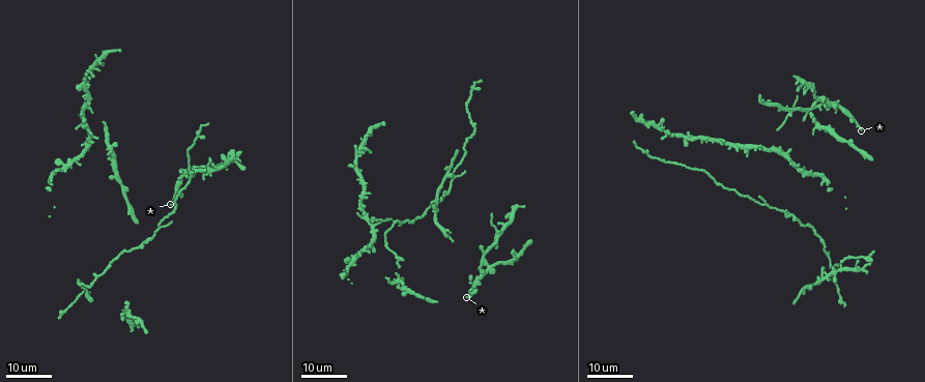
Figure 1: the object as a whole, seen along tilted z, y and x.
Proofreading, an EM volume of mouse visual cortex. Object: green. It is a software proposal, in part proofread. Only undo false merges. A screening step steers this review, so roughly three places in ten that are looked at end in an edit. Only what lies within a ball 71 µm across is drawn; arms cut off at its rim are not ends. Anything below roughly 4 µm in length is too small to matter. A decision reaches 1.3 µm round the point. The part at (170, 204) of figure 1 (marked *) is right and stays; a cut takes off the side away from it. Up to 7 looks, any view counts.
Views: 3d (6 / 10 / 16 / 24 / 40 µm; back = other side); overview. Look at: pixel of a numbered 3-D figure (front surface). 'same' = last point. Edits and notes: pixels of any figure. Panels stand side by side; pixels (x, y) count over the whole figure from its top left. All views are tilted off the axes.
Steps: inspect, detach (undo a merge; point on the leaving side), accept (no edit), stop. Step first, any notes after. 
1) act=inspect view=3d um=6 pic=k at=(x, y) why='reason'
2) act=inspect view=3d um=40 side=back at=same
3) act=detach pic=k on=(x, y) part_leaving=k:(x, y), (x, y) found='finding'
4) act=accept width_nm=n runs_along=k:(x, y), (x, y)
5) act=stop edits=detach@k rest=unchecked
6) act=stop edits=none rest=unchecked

act=inspect view=3d um=16 pic=1 at=(198, 138)

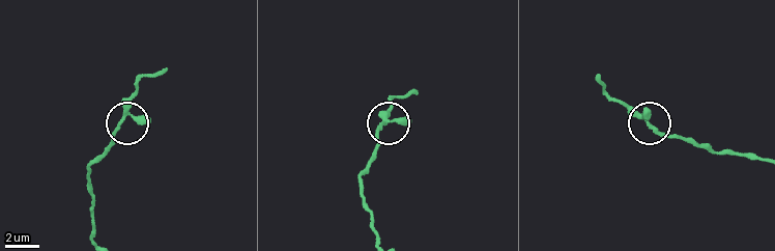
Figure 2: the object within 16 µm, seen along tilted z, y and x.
act=inspect view=3d um=10 pic=2 at=(653, 128)

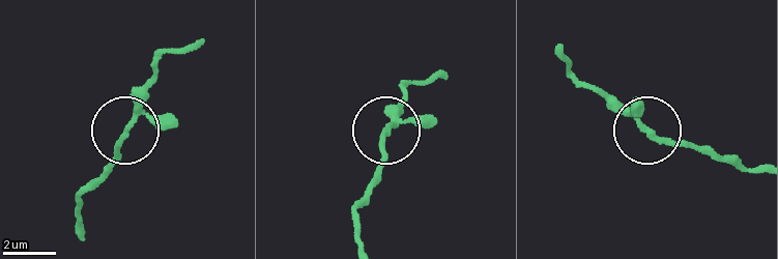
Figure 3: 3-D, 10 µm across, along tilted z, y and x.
act=accept arms=3 found='continuous, no second neuron'

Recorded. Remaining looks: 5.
act=inspect view=3d um=16 pic=1 at=(498, 231)

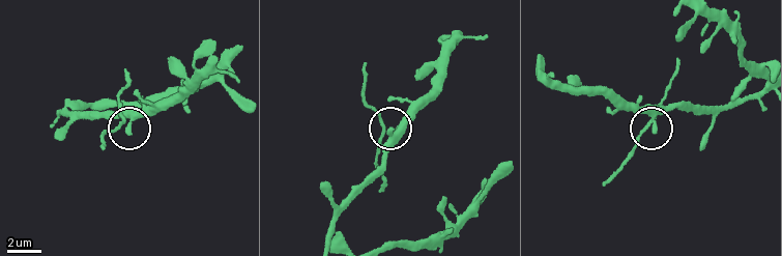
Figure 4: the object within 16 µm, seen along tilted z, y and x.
act=inspect view=3d um=6 pic=4 at=(128, 122)

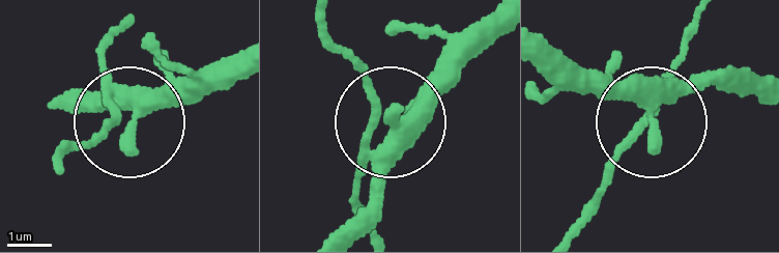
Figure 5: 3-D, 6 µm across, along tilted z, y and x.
act=detach pic=5 on=(113, 121) arms=3 part_leaving=5:(364, 156), (368, 92), (324, 11) found='a second neuron is stuck on'

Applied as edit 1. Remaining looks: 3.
act=inspect view=3d um=24 pic=1 at=(764, 204) why='side arm on a straight run'

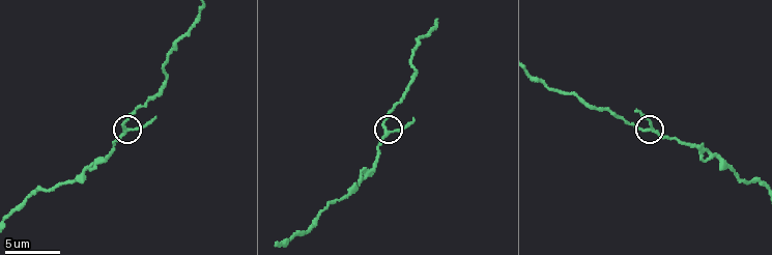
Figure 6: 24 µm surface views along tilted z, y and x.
act=inspect view=3d um=6 pic=6 at=(646, 129)

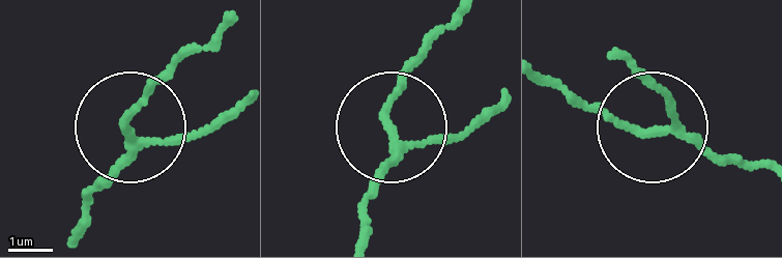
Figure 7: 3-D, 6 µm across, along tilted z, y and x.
act=accept runs_along=7:(758, 167), (726, 161), (674, 125), (618, 124), (546, 82) found='all the same neuron'

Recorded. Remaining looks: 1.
act=stop edits=detach@5 rest=unchecked

